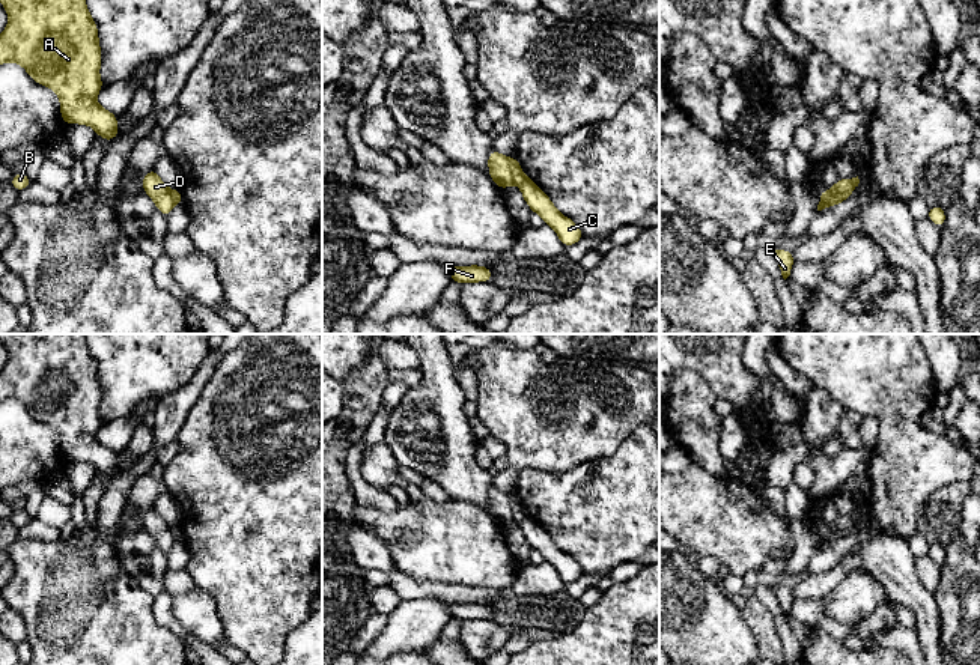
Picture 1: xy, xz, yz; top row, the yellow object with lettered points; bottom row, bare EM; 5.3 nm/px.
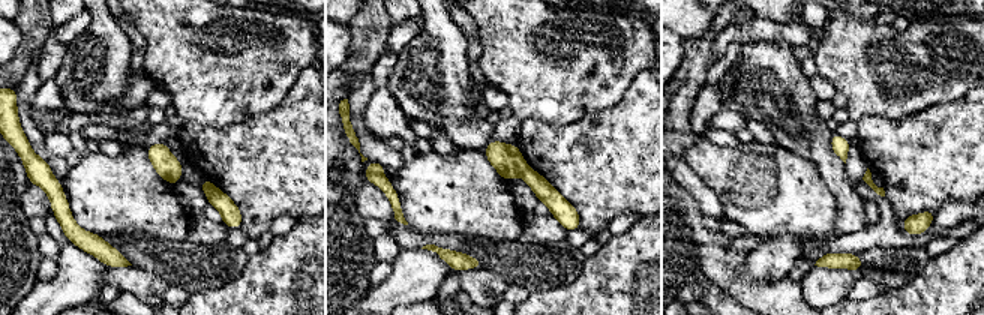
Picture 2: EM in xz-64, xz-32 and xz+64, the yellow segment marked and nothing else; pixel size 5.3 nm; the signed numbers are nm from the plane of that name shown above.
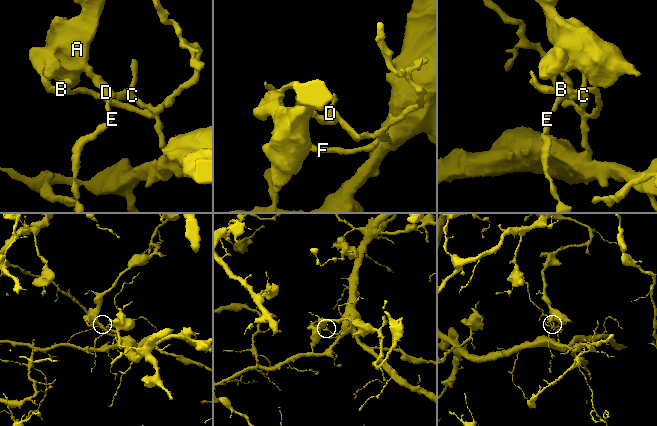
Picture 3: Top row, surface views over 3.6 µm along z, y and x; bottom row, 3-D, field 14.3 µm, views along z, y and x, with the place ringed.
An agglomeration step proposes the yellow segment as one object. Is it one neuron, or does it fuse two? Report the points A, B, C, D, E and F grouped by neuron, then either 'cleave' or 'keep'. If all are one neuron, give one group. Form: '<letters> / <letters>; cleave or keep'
A D E / B C F; cleave

